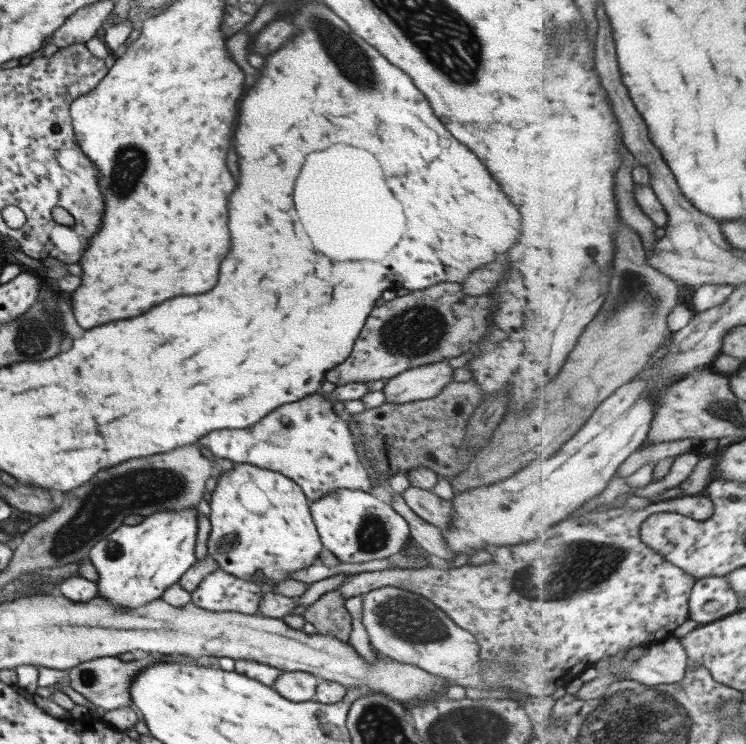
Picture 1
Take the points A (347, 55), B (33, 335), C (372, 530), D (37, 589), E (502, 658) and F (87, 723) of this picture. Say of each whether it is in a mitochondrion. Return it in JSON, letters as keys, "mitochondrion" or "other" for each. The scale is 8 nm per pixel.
{"A":"mitochondrion","B":"mitochondrion","C":"mitochondrion","D":"other","E":"other","F":"other"}

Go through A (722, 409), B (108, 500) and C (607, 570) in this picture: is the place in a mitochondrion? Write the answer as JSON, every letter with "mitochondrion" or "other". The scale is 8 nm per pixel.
{"A":"mitochondrion","B":"mitochondrion","C":"mitochondrion"}

